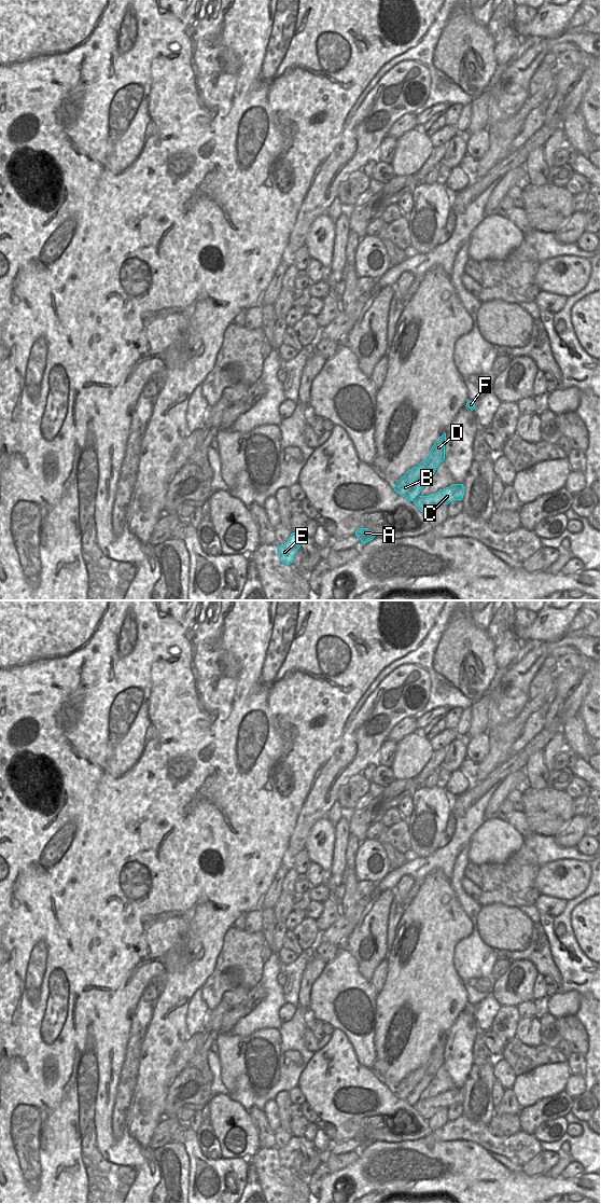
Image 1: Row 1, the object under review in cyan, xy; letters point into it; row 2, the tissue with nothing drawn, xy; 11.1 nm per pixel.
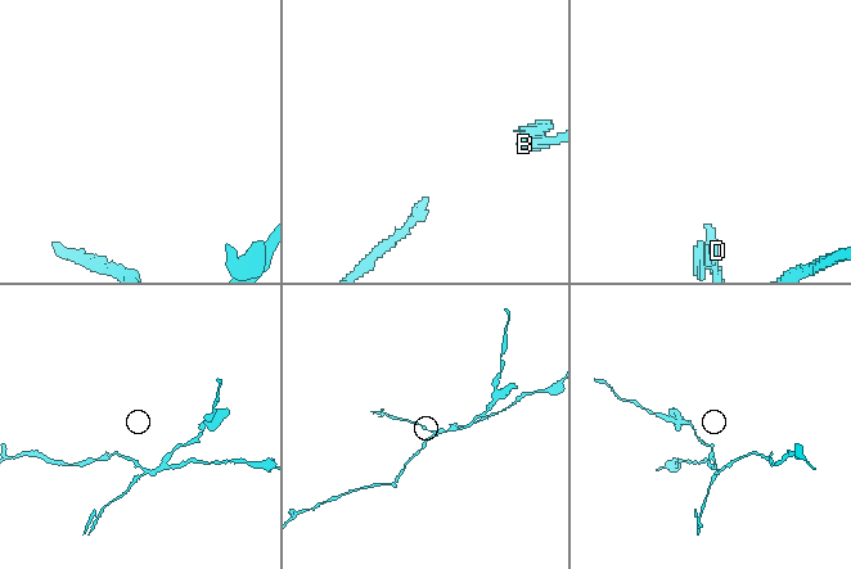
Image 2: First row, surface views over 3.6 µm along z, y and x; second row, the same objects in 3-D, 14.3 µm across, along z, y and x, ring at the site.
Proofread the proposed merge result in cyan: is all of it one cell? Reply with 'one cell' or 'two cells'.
two cells

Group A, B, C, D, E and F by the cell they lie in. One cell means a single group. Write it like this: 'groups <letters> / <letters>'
groups A B D E F / C

